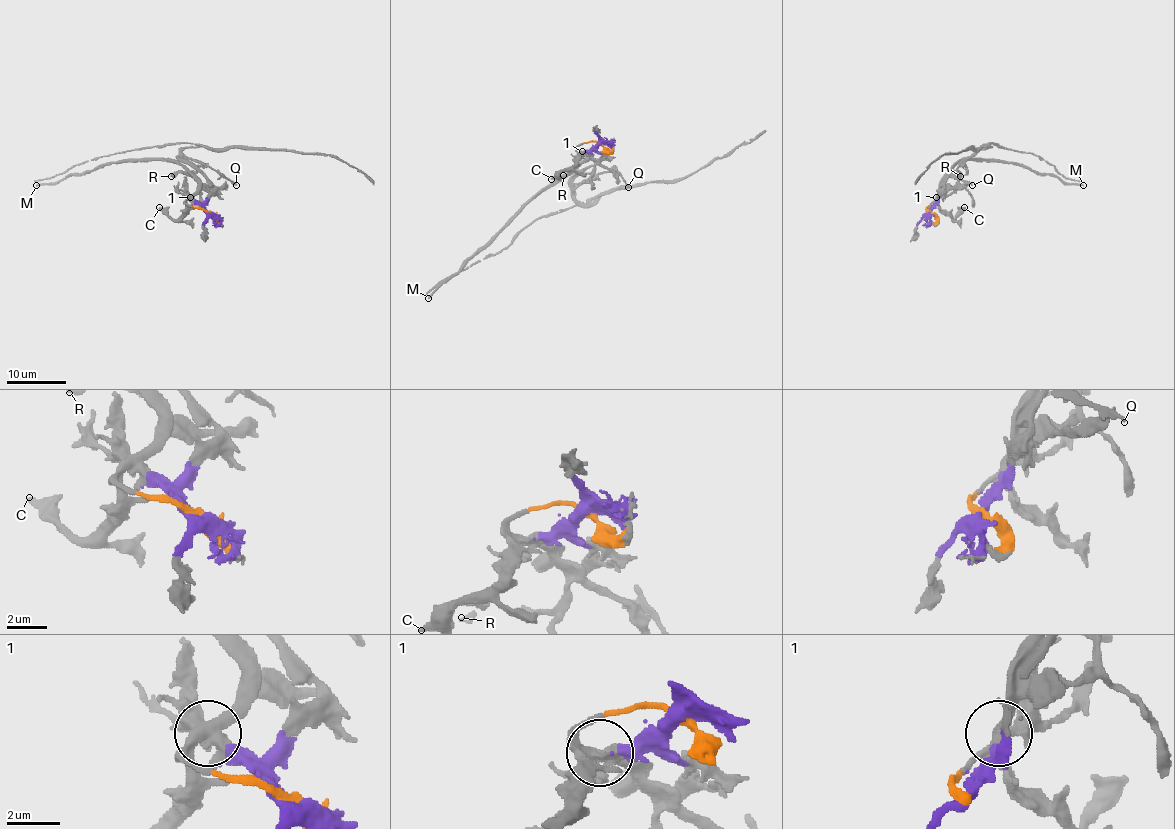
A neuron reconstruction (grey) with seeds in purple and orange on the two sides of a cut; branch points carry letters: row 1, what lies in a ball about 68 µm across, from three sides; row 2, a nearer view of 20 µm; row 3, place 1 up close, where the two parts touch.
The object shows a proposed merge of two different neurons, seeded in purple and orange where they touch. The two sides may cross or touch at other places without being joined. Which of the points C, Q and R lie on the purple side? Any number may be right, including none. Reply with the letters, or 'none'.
Q

